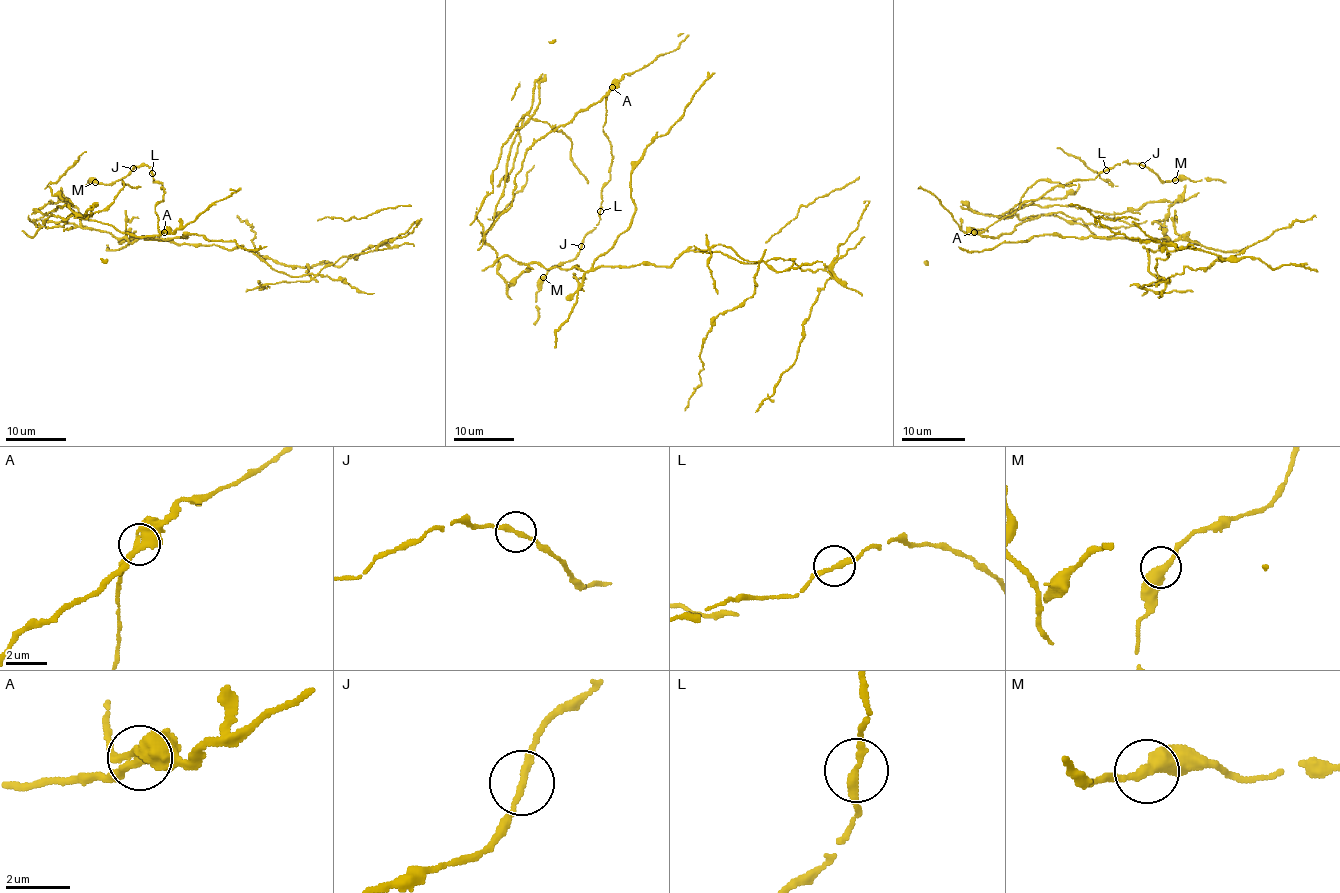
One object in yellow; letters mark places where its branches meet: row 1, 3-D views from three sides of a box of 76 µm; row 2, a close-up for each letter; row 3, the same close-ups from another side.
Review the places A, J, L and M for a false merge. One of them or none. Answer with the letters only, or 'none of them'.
A

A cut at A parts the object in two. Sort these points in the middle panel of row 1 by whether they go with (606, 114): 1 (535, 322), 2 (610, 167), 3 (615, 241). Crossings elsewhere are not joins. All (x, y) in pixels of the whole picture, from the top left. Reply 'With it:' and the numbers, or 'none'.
With it: 1, 2

